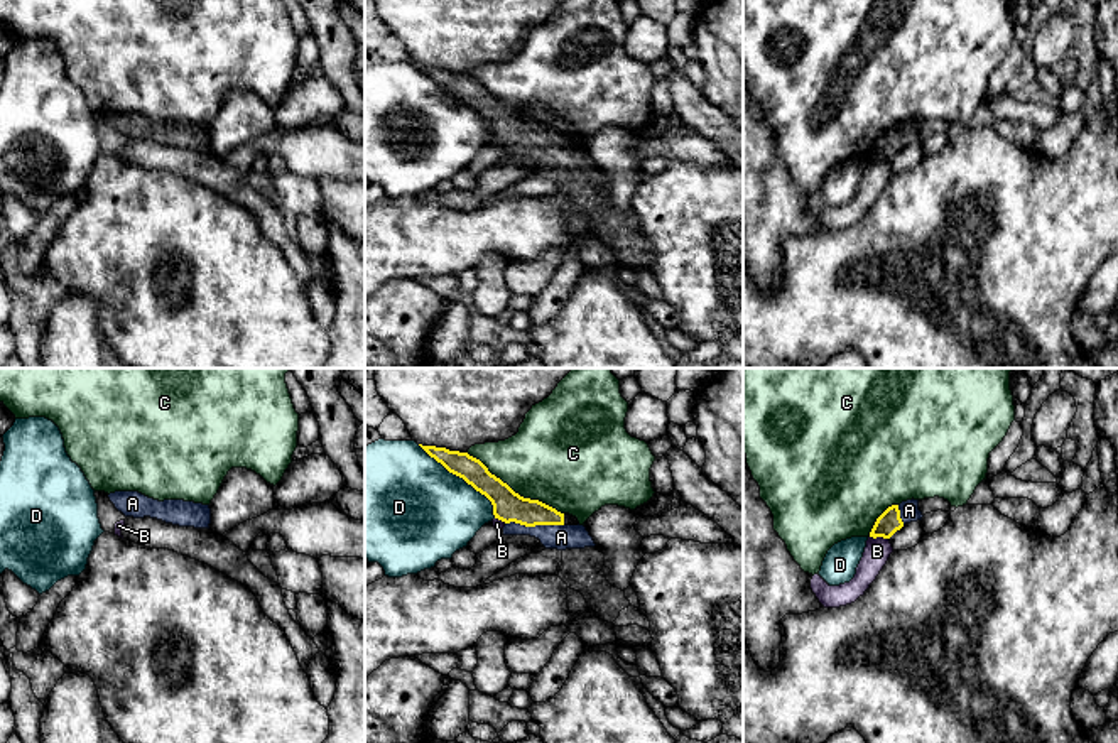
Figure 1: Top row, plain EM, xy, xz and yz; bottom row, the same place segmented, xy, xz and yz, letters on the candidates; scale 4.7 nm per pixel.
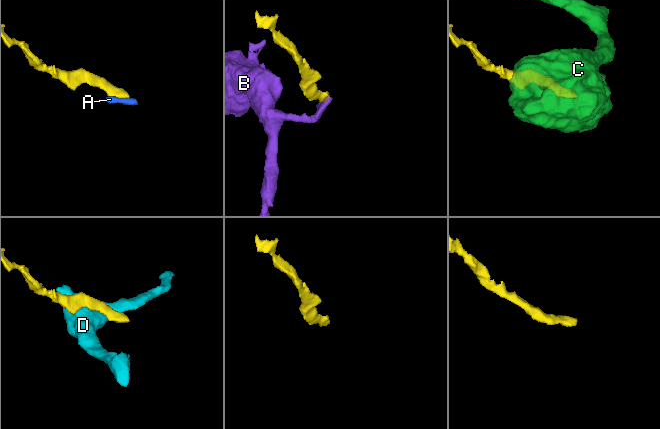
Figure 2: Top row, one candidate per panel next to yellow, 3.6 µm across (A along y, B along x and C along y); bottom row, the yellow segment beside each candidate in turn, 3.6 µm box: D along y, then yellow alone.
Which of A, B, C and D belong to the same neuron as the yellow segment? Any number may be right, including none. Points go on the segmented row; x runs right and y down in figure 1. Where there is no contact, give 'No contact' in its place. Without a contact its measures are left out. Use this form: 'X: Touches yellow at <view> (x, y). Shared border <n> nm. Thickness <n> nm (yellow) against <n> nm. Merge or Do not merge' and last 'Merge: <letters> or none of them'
A: Touches yellow at xz (534, 526). Shared border 280 nm. Thickness 140 nm (yellow) against 120 nm. Merge
B: Touches yellow at yz (879, 536). Shared border 90 nm. Thickness 110 nm (yellow) against 120 nm. Do not merge
C: Touches yellow at xz (514, 492). Shared border 550 nm. Thickness 140 nm (yellow) against 440 nm. Do not merge
D: Touches yellow at xz (461, 477). Shared border 500 nm. Thickness 130 nm (yellow) against 460 nm. Do not merge
Merge: A

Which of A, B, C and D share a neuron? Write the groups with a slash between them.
A / B / C / D

